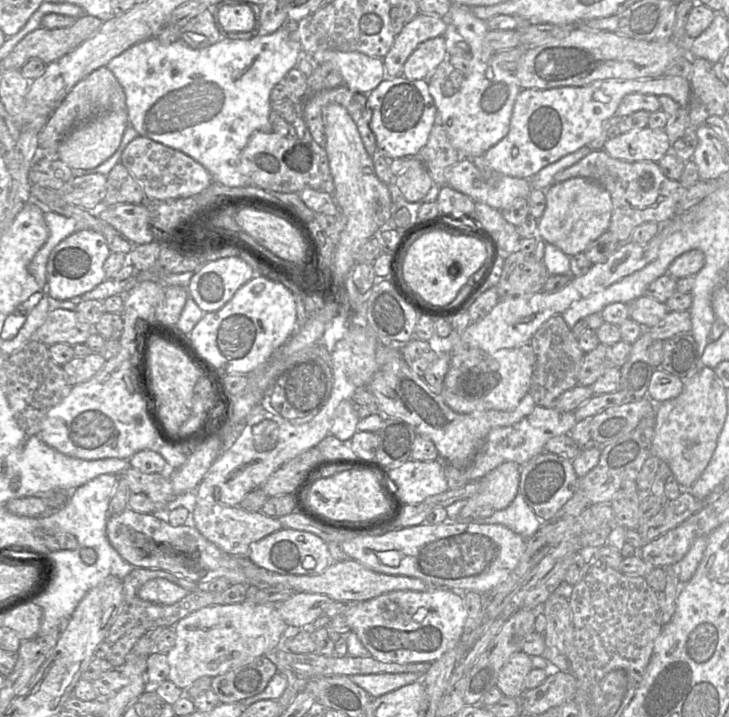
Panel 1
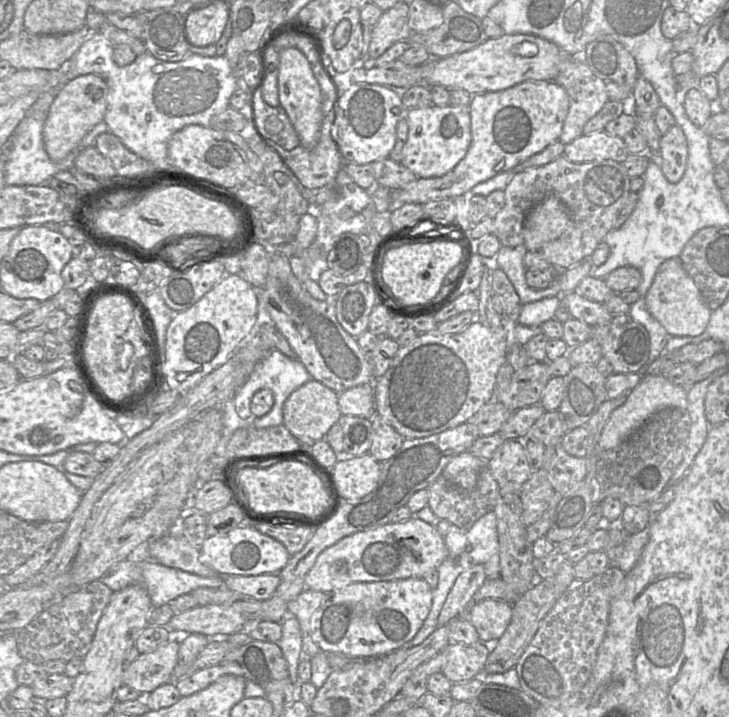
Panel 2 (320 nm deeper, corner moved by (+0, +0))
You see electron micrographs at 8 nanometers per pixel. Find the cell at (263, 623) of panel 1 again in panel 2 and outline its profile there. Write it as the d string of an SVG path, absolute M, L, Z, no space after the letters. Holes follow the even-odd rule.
M173 638L152 652L140 654L125 666L123 685L143 695L172 680L178 666L179 639Z

